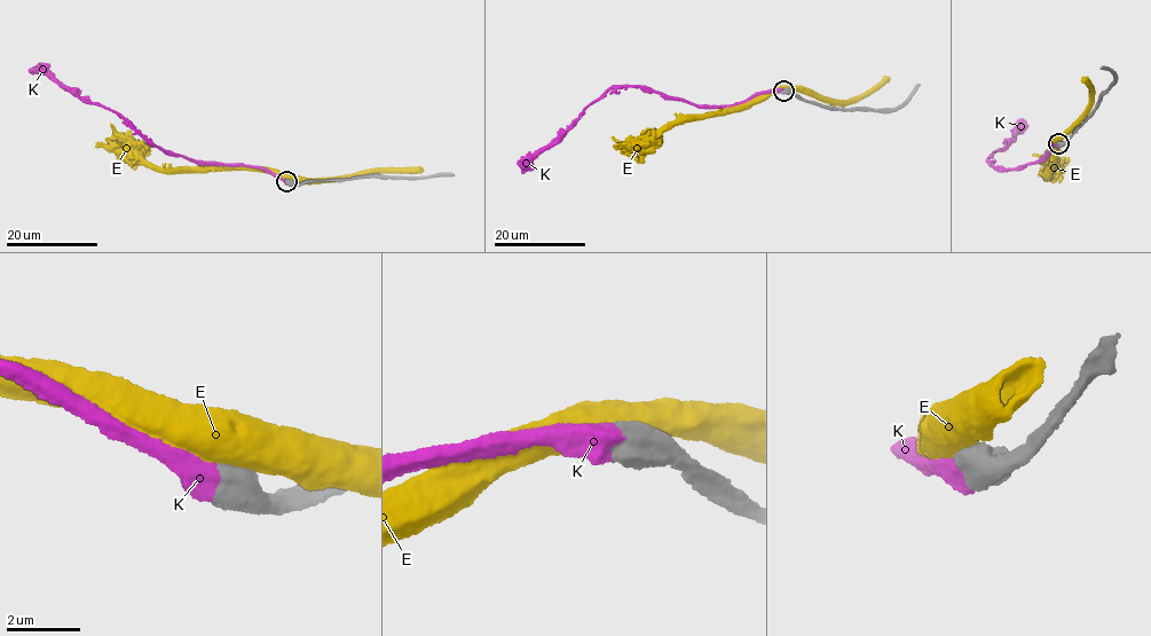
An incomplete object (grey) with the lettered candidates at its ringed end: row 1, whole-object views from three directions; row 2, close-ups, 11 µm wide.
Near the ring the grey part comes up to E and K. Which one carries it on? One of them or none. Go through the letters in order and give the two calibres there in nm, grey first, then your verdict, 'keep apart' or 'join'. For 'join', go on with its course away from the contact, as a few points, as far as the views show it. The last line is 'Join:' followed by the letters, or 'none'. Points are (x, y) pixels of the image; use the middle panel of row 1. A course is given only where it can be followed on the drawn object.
E: 850 nm thick on the grey side, 800 nm on the other; keep apart
K: 850 nm thick on the grey side, 750 nm on the other; join; it runs (783, 91), (764, 91), (726, 106), (696, 106), (641, 88), (613, 87), (531, 157), (529, 165), (521, 173)
Join: K

